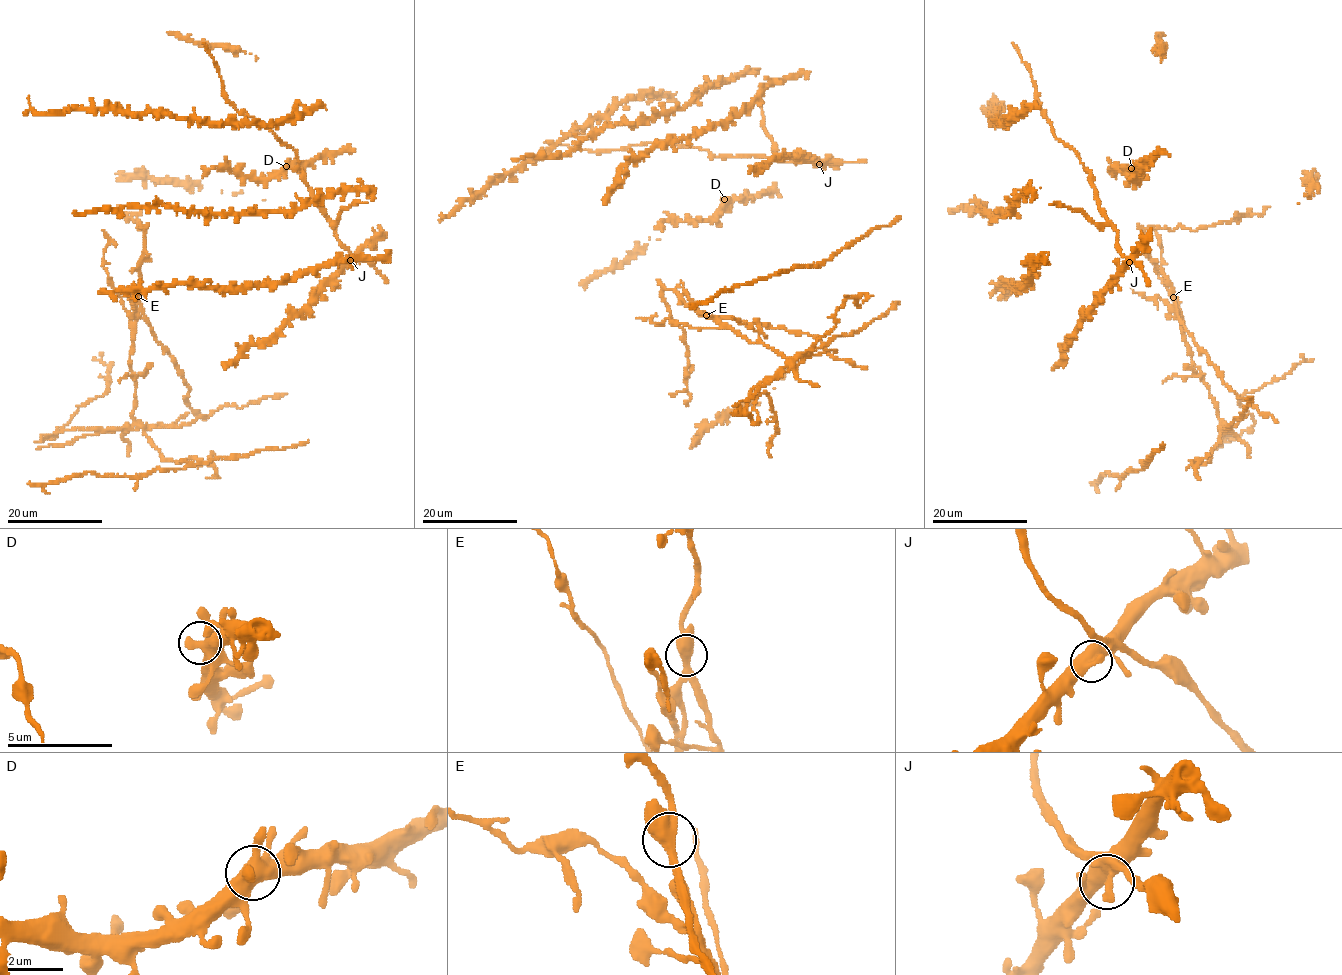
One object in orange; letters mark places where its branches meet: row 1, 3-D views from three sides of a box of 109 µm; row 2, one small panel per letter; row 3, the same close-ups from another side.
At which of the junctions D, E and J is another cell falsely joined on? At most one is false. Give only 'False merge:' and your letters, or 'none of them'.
False merge: E

